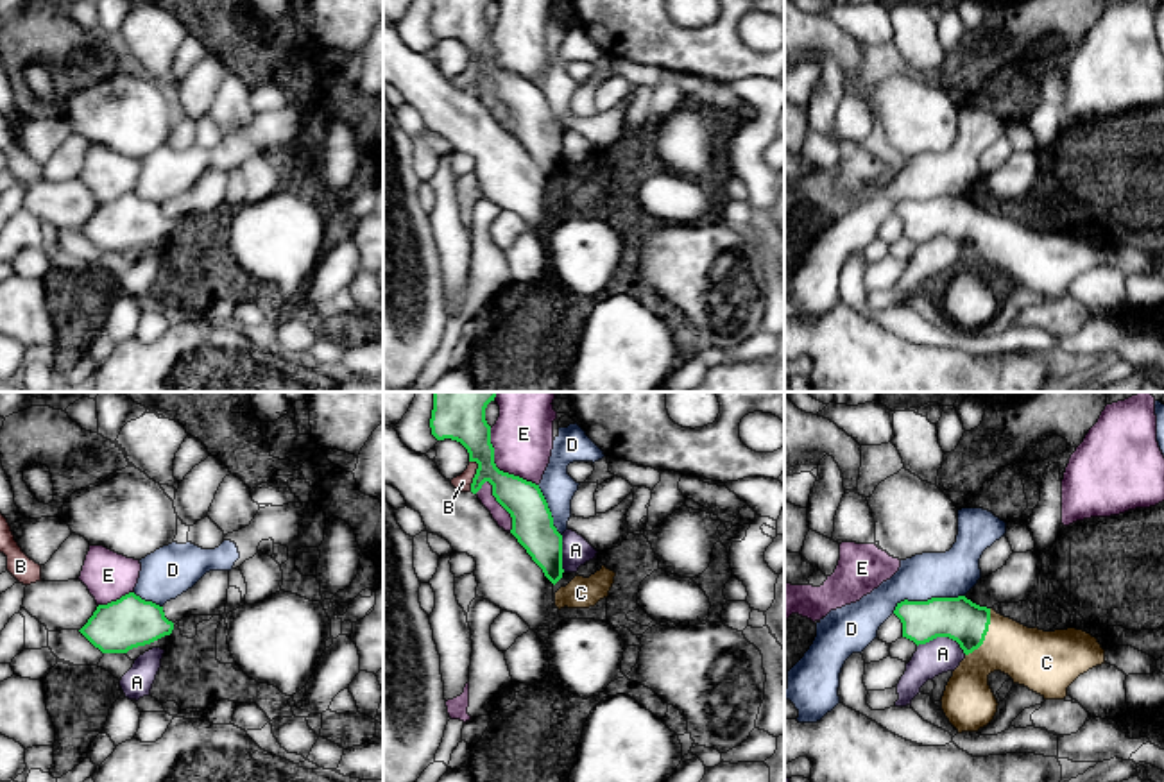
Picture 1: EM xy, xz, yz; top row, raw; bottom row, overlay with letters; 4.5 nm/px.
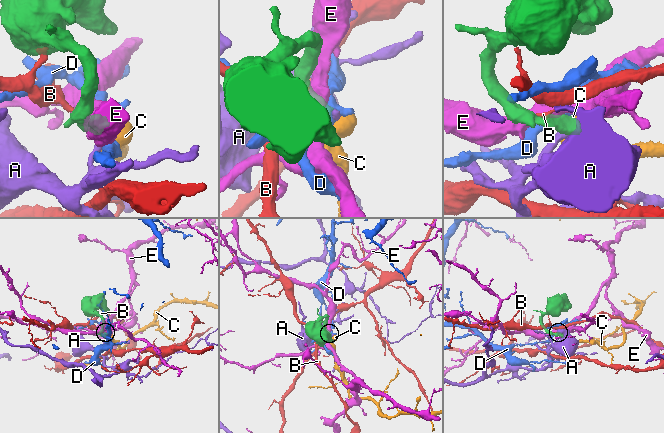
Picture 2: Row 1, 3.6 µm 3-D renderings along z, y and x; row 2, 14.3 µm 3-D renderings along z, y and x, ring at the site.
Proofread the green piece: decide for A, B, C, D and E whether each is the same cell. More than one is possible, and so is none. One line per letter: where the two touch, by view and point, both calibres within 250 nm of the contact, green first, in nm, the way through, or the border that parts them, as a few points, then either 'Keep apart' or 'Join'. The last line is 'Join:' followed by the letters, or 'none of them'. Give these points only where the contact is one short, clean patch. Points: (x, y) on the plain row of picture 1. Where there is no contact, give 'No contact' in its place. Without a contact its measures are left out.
A: Touches green at yz (942, 235). Thickness 190 nm (green) against 160 nm. Boundary: yz (917, 244), (937, 237), (951, 237), (966, 253). Keep apart
B: Touches green at xz (475, 76). Thickness 180 nm (green) against 70 nm. Boundary: xz (475, 59), (477, 72), (470, 90). Keep apart
C: Touches green at yz (985, 233). Thickness 190 nm (green) against 260 nm. Path across: yz (960, 219), (985, 233), (994, 242), (1032, 256). Join
D: Touches green at yz (928, 199). Thickness 190 nm (green) against 200 nm. Boundary: yz (964, 194), (903, 199), (892, 212). Keep apart
E: Touches green at xz (496, 67). Thickness 180 nm (green) against 280 nm. Keep apart
Join: C

